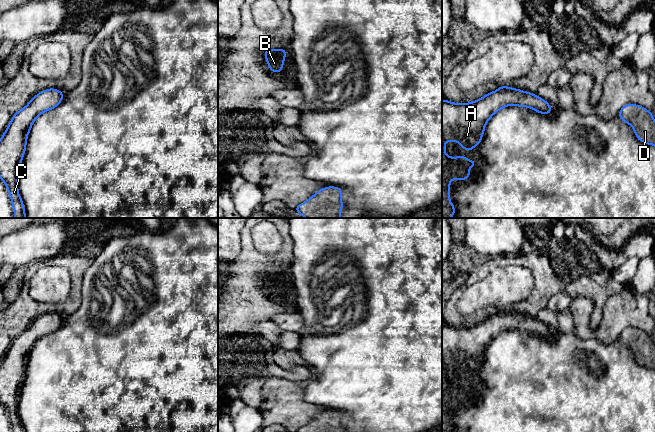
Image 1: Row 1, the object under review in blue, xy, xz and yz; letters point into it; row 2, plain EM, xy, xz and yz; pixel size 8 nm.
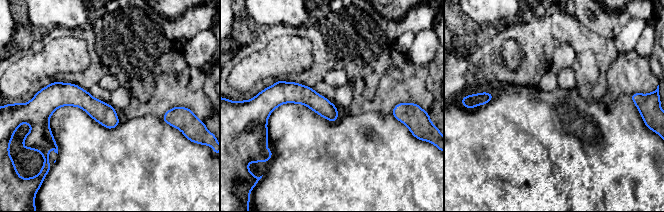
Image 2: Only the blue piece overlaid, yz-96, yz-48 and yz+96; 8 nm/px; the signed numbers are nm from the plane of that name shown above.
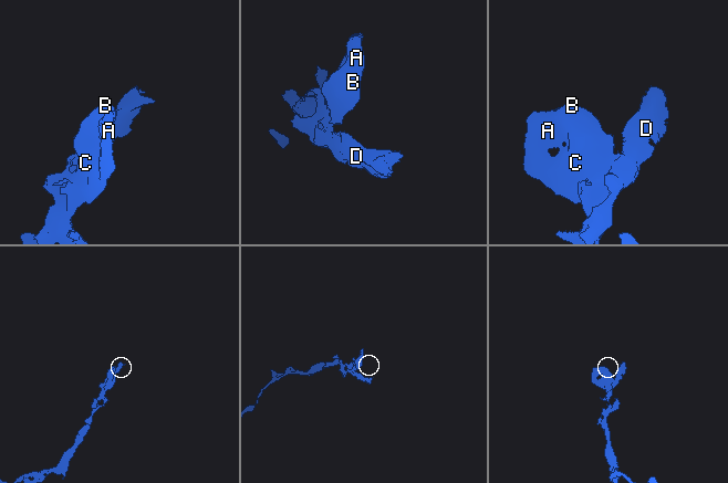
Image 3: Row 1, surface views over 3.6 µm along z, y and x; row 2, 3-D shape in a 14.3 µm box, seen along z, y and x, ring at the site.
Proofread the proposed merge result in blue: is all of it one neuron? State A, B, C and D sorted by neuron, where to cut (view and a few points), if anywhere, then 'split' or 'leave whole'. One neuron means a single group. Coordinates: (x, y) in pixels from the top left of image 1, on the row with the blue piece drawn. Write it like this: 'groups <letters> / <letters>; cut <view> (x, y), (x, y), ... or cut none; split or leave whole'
groups A B C D; cut none; leave whole

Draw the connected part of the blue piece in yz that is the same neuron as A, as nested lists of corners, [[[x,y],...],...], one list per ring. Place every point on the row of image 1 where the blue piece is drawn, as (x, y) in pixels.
[[[500,86],[471,103],[452,103],[442,100],[442,218],[451,218],[456,210],[450,201],[450,182],[453,179],[466,180],[471,177],[470,167],[476,161],[459,157],[448,157],[445,151],[447,141],[456,141],[466,151],[474,149],[482,140],[485,126],[490,118],[506,106],[528,107],[550,115],[549,103],[523,90]]]

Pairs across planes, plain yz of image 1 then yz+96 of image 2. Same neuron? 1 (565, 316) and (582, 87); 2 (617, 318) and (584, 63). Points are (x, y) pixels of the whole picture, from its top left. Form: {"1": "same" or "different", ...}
{"1": "different", "2": "same"}

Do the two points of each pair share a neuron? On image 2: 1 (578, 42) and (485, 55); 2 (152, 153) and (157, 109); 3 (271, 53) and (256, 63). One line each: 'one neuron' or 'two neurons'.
1: one neuron
2: two neurons
3: one neuron

